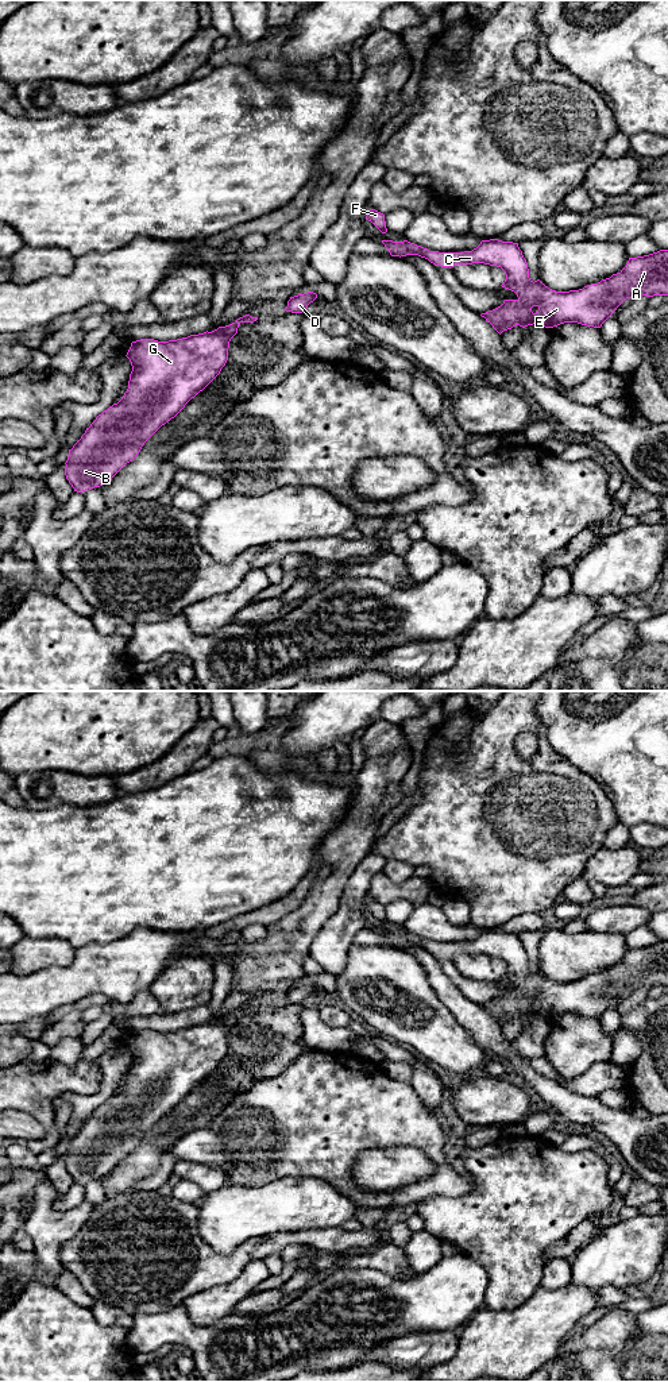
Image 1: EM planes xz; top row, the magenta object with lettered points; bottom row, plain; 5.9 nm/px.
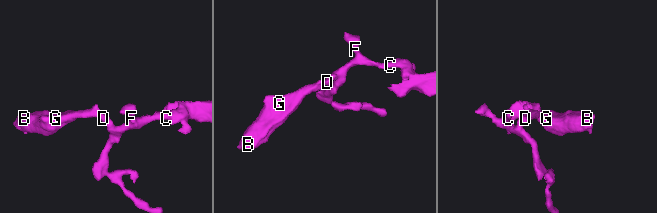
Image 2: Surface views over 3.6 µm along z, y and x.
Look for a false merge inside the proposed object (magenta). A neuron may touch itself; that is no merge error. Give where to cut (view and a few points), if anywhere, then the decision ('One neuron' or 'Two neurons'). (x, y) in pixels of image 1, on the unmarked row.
No split. One neuron

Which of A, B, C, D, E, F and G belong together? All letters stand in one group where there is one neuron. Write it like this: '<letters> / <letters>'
A B C D E F G

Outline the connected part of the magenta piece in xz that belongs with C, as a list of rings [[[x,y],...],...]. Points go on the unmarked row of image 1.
[[[498,930],[482,931],[480,935],[472,942],[464,943],[439,943],[429,942],[421,937],[410,934],[408,931],[403,933],[393,933],[393,931],[382,931],[387,942],[391,947],[406,947],[406,946],[418,946],[421,949],[428,950],[435,957],[441,958],[453,958],[456,956],[472,956],[472,954],[484,954],[490,957],[501,958],[506,970],[501,976],[505,980],[509,980],[517,985],[517,991],[505,991],[503,995],[493,1001],[482,1004],[480,1007],[486,1010],[487,1014],[493,1016],[493,1019],[501,1026],[503,1022],[511,1020],[516,1016],[522,1019],[533,1015],[542,1016],[545,1019],[553,1019],[564,1014],[578,1014],[587,1018],[601,1019],[602,1015],[614,1004],[614,1001],[626,991],[637,991],[642,987],[653,988],[653,987],[668,987],[668,941],[660,941],[657,943],[629,949],[626,957],[617,965],[613,965],[610,969],[602,970],[598,974],[591,974],[579,981],[569,983],[556,983],[545,977],[540,970],[532,972],[529,969],[529,960],[526,950],[522,946],[522,942],[518,938],[518,934],[513,933],[502,933]]]

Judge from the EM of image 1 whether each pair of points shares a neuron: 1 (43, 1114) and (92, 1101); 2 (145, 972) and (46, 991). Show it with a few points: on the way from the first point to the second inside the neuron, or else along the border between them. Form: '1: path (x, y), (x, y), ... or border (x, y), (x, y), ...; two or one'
1: border (100, 1081), (100, 1087), (92, 1095), (65, 1096); two
2: path (120, 971), (95, 971), (70, 984); one

